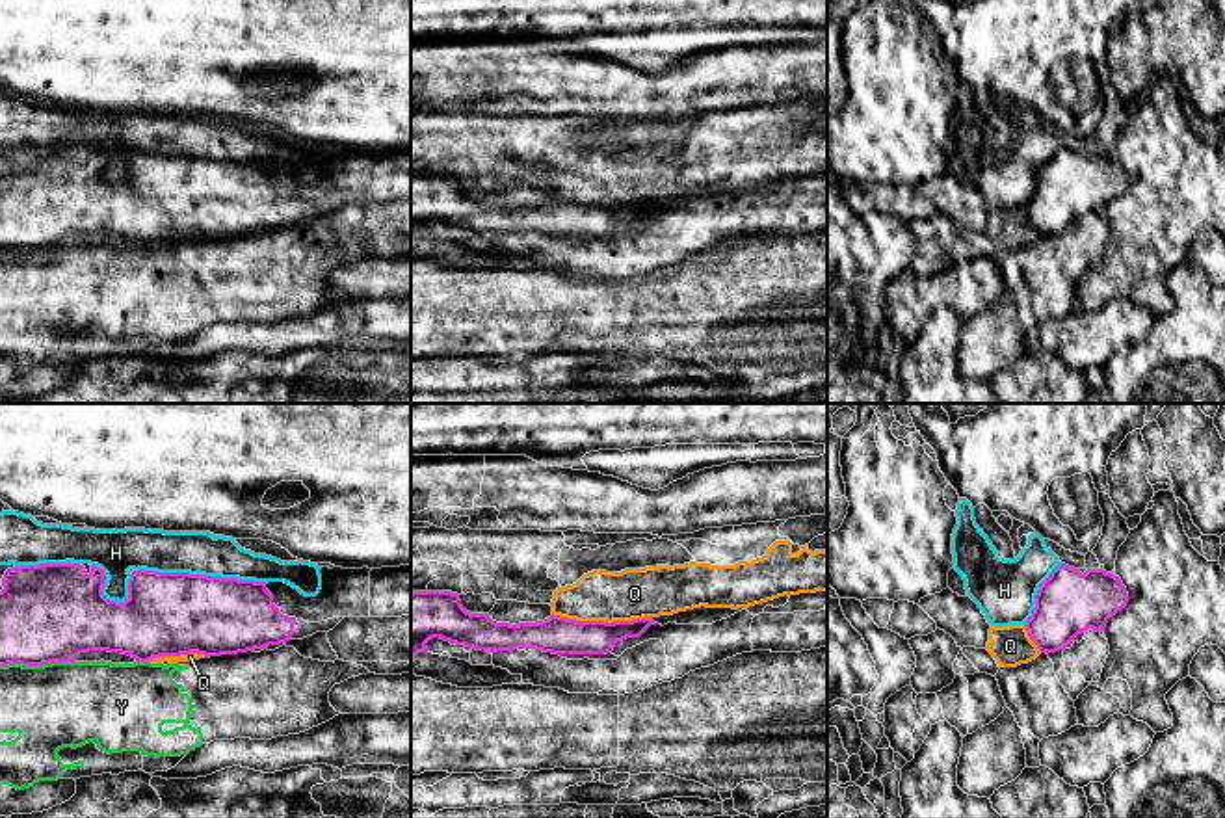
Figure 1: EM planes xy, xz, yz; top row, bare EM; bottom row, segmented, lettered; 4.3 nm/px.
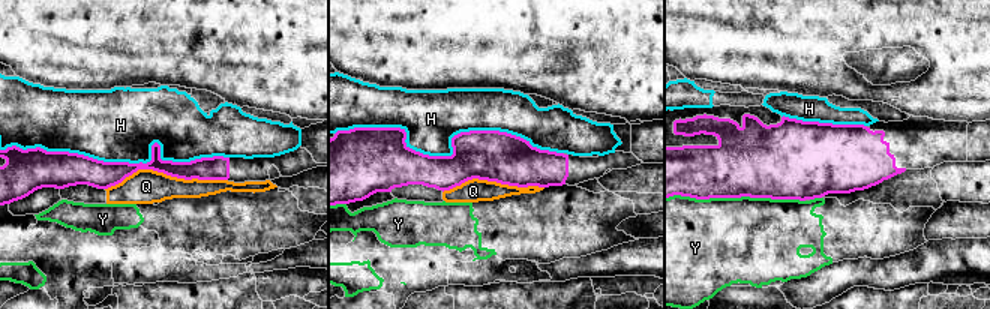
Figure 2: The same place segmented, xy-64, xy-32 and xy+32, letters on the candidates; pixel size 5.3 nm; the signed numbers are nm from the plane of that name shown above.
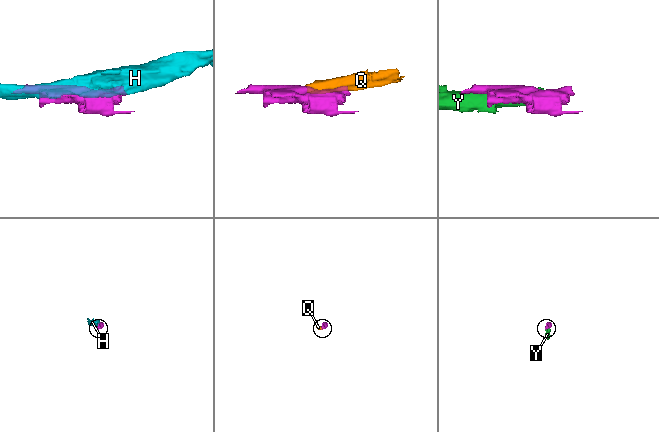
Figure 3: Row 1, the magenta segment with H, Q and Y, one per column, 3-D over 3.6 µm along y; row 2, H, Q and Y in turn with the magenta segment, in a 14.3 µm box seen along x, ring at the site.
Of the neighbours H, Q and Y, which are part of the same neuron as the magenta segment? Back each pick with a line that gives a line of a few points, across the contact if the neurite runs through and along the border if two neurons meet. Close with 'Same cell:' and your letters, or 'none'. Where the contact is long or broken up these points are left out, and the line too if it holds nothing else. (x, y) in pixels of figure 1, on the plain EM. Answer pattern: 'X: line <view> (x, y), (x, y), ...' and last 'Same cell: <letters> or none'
Same cell: none

